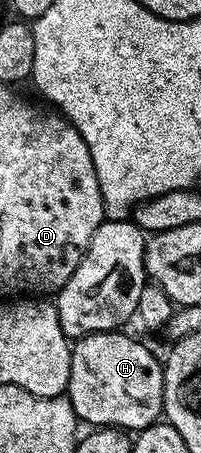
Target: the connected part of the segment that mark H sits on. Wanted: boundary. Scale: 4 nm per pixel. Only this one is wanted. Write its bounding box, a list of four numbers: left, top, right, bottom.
[67,330,165,430]

